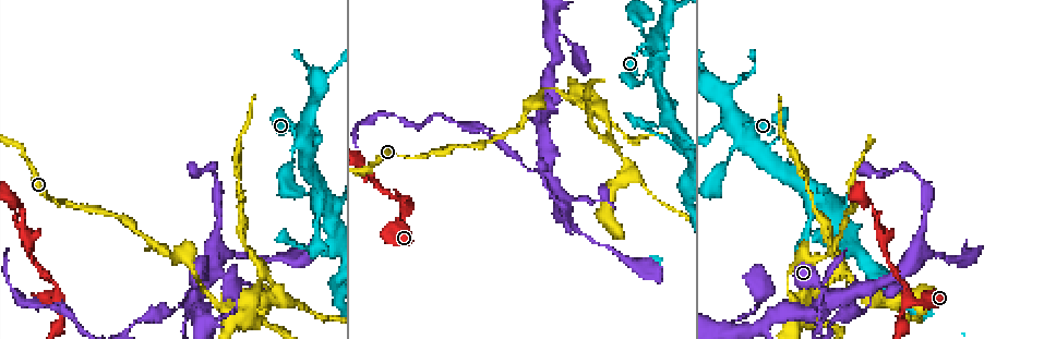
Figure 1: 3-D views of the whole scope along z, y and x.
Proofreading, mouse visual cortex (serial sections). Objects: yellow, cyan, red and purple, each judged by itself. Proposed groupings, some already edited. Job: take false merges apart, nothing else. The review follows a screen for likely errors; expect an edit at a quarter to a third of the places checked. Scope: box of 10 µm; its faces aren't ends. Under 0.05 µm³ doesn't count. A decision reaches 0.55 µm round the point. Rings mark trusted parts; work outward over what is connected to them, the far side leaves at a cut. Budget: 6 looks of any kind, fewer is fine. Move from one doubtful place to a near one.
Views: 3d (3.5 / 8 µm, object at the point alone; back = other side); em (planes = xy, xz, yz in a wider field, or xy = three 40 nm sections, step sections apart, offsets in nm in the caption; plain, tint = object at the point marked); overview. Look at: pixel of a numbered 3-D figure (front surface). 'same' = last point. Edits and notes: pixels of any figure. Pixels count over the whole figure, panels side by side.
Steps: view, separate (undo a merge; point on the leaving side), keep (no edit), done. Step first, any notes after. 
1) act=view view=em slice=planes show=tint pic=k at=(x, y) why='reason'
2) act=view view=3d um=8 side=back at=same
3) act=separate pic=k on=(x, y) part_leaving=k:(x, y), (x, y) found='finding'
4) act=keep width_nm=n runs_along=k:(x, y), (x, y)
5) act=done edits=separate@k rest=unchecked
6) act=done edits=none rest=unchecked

act=view view=3d um=3.5 pic=1 at=(866, 291) why='sharp bend'

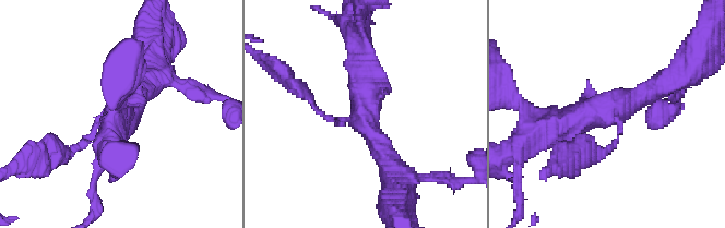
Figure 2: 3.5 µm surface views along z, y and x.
act=view view=em slice=xy step=1 show=tint pic=2 at=(612, 114)

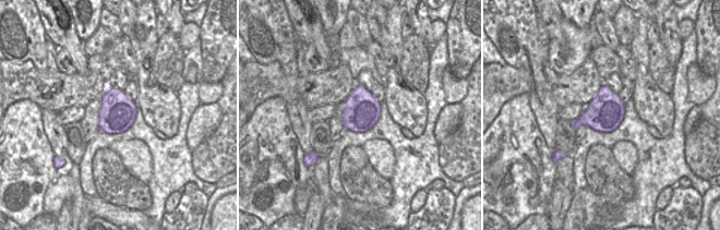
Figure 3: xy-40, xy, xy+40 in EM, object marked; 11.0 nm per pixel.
act=keep found='all the same cell'

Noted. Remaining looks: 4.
act=view view=3d um=3.5 pic=1 at=(409, 202)

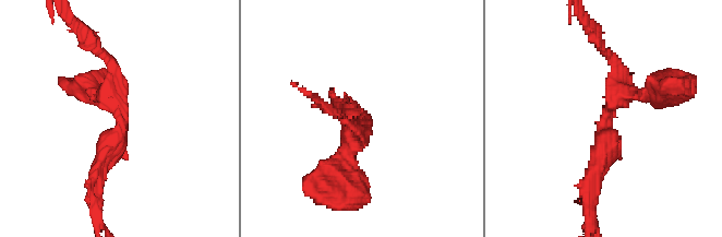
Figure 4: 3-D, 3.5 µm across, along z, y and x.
act=keep arms=3 runs_along=4:(659, 96), (620, 93), (589, 176) found='continuous, no second cell'

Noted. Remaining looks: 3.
act=view view=em slice=xy step=3 show=tint pic=1 at=(872, 206) why='sudden change in width'

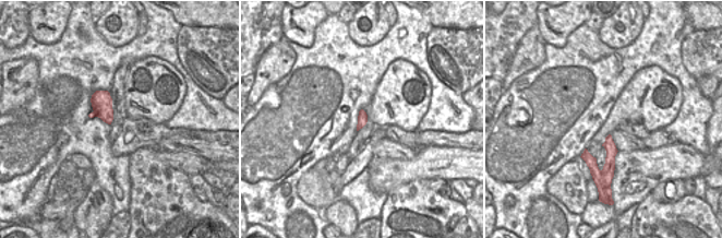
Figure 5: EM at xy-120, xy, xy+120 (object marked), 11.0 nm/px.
act=view view=3d um=3.5 at=same

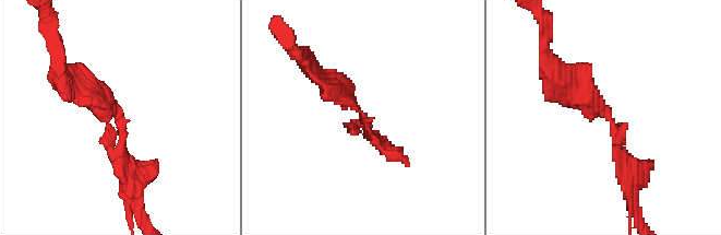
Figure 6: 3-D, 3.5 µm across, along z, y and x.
act=keep runs_along=5:(609, 139), (610, 162), (602, 169), (592, 166) found='continuous, no second cell'

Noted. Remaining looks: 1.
act=done edits=none rest=unchecked

